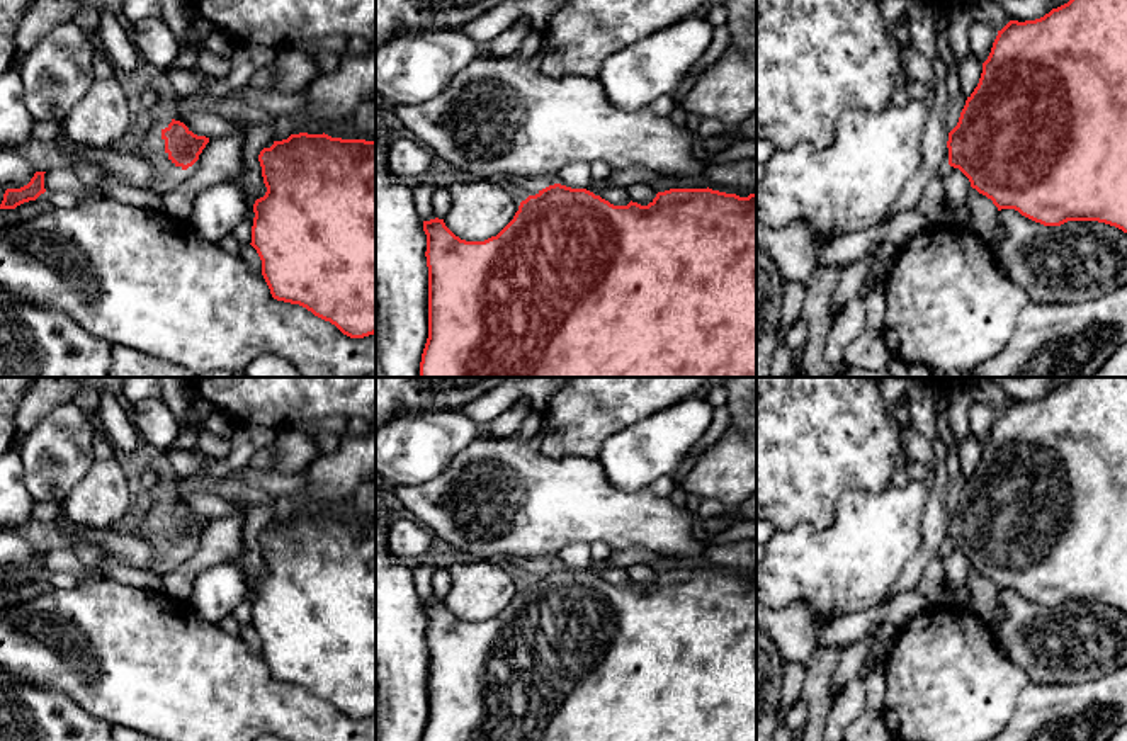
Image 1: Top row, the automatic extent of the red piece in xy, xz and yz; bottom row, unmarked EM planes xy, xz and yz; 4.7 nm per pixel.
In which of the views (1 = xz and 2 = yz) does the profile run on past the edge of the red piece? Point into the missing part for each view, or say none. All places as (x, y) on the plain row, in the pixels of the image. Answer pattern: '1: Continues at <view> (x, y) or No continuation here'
1: No continuation here
2: No continuation here

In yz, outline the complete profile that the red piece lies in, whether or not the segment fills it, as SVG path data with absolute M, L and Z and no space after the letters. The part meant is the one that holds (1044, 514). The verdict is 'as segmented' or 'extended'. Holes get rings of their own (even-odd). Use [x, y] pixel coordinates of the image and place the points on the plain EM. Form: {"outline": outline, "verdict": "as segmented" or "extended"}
{"outline": "M1073 377L1035 401L1010 401L993 423L977 467L967 478L957 506L949 513L949 546L959 549L971 568L1001 590L1015 590L1044 607L1061 607L1068 602L1098 602L1127 614L1127 377Z", "verdict": "as segmented"}

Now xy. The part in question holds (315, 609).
{"outline": "M291 515L258 535L267 573L253 585L252 627L277 682L299 685L350 719L376 714L376 522Z", "verdict": "as segmented"}

